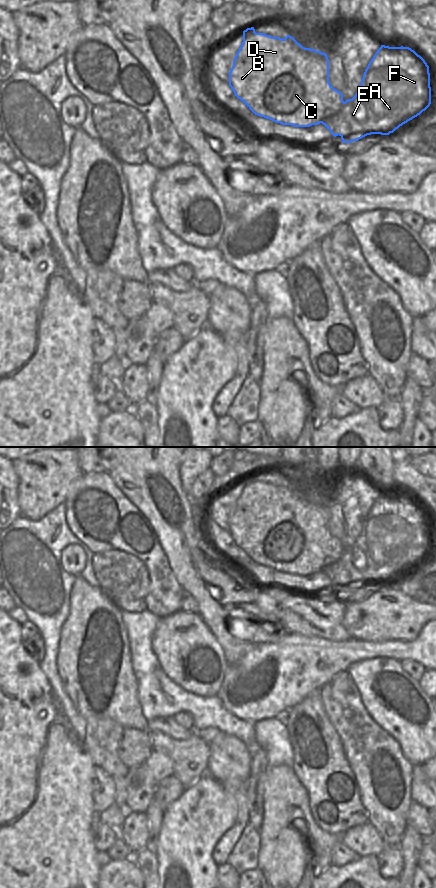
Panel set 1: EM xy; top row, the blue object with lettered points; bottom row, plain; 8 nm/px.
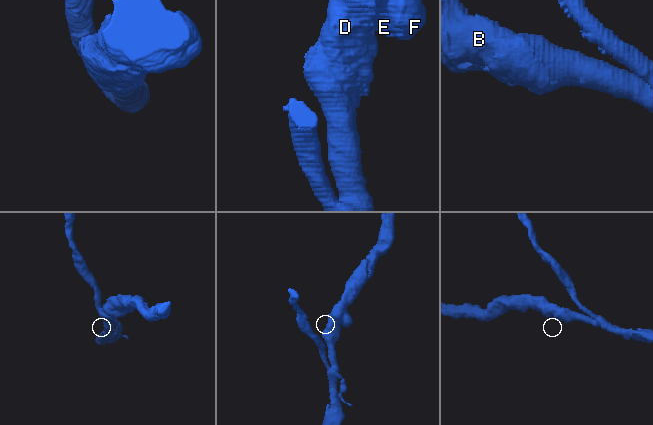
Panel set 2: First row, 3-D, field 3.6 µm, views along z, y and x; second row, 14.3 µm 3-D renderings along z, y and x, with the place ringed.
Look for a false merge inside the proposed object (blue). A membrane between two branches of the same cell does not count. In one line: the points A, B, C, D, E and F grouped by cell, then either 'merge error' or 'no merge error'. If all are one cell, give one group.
A B C D E F | no merge error

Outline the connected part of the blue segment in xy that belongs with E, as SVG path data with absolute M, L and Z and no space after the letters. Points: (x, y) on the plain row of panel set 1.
M254 475L243 479L243 490L229 520L229 534L255 563L294 575L322 571L334 585L339 583L343 591L358 589L371 582L389 583L420 563L431 552L429 514L409 495L381 493L369 510L355 544L344 550L343 542L329 530L329 507L326 501L305 496L290 483L282 487L256 481Z

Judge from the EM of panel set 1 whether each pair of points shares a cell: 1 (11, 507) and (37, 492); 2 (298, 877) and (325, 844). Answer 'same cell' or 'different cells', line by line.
1: different cells
2: same cell

